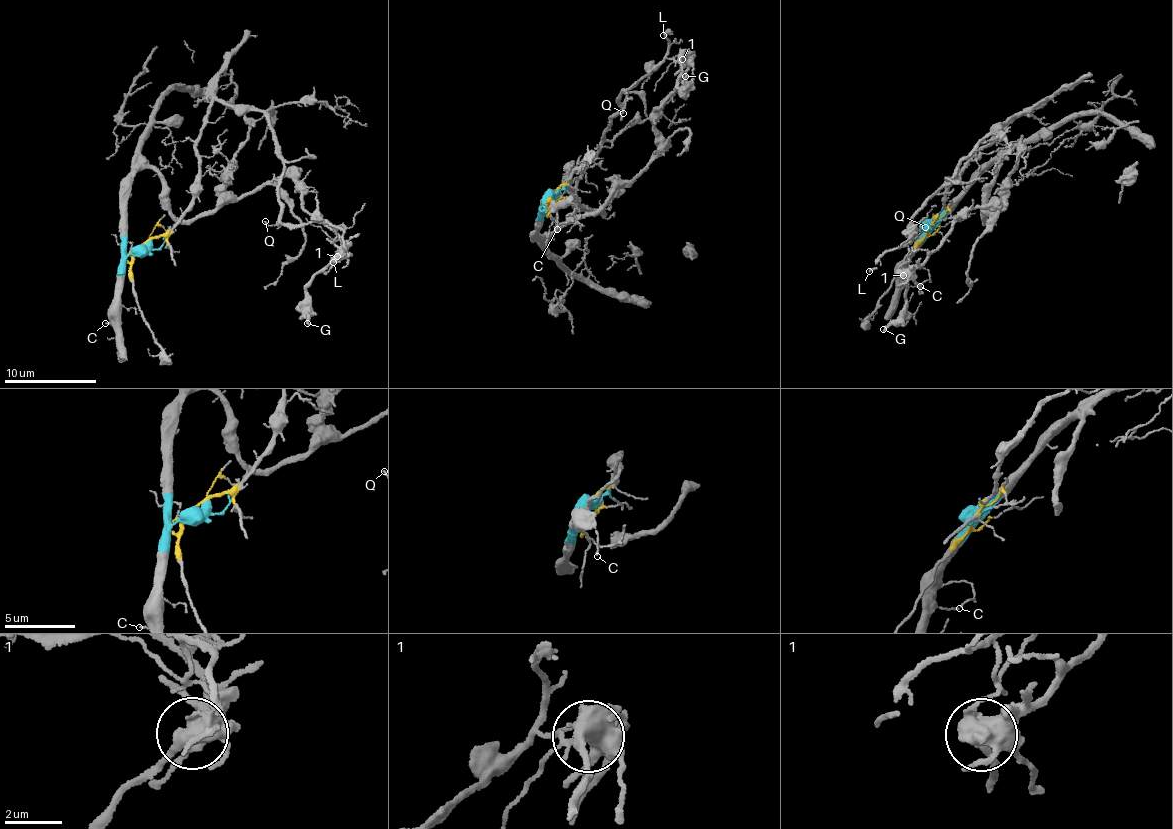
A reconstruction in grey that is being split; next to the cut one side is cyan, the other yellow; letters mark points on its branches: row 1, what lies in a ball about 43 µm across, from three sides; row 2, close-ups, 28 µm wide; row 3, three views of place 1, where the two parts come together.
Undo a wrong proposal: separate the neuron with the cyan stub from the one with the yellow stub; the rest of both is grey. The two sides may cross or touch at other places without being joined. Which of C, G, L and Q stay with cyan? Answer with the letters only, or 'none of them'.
C, G

